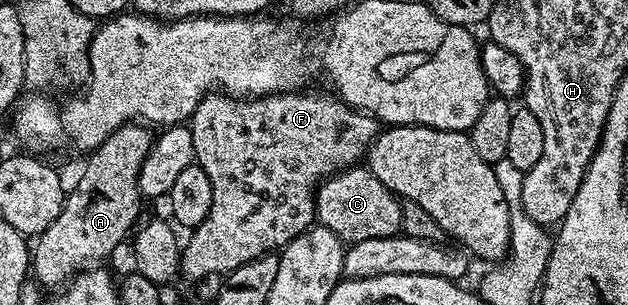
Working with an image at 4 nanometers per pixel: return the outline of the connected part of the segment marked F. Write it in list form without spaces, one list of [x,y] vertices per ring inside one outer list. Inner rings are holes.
[[[293,89],[278,95],[237,97],[209,93],[201,99],[190,120],[196,162],[210,176],[214,201],[206,221],[191,228],[192,235],[183,244],[180,269],[183,278],[225,277],[261,255],[279,252],[294,237],[317,222],[316,188],[339,171],[357,166],[382,130],[379,119],[355,107],[349,107],[335,94]]]

